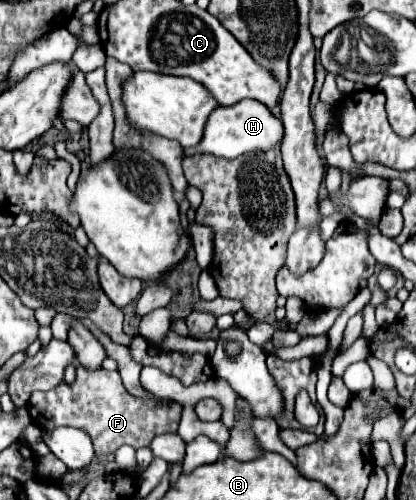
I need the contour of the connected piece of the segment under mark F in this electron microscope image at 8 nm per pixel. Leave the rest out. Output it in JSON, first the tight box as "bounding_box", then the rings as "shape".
{"bounding_box":[28,364,182,456],"shape":[[[76,364],[76,380],[72,384],[64,382],[64,384],[52,388],[48,392],[34,392],[30,402],[28,402],[28,412],[30,412],[32,424],[36,424],[40,430],[46,430],[46,432],[50,430],[50,424],[54,424],[54,428],[58,428],[58,426],[72,426],[72,428],[84,430],[92,438],[96,456],[110,456],[124,444],[128,444],[128,446],[138,450],[138,448],[148,446],[154,436],[177,432],[182,407],[175,401],[166,404],[142,402],[142,398],[134,398],[132,394],[126,392],[126,388],[122,386],[118,370],[114,370],[114,372],[104,370],[104,368],[86,370],[86,368],[82,368],[82,364]]]}

